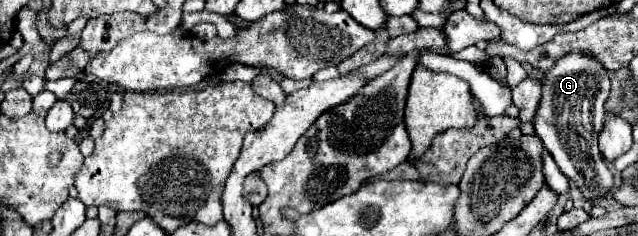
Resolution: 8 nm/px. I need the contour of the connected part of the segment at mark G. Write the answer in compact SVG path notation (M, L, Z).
M572 53L560 57L550 71L540 79L542 97L540 109L536 111L534 131L542 139L546 151L554 157L560 171L576 183L584 199L598 199L608 195L614 187L614 175L606 167L600 151L598 151L598 135L604 127L604 103L610 93L610 75L608 71L596 63L588 53Z

